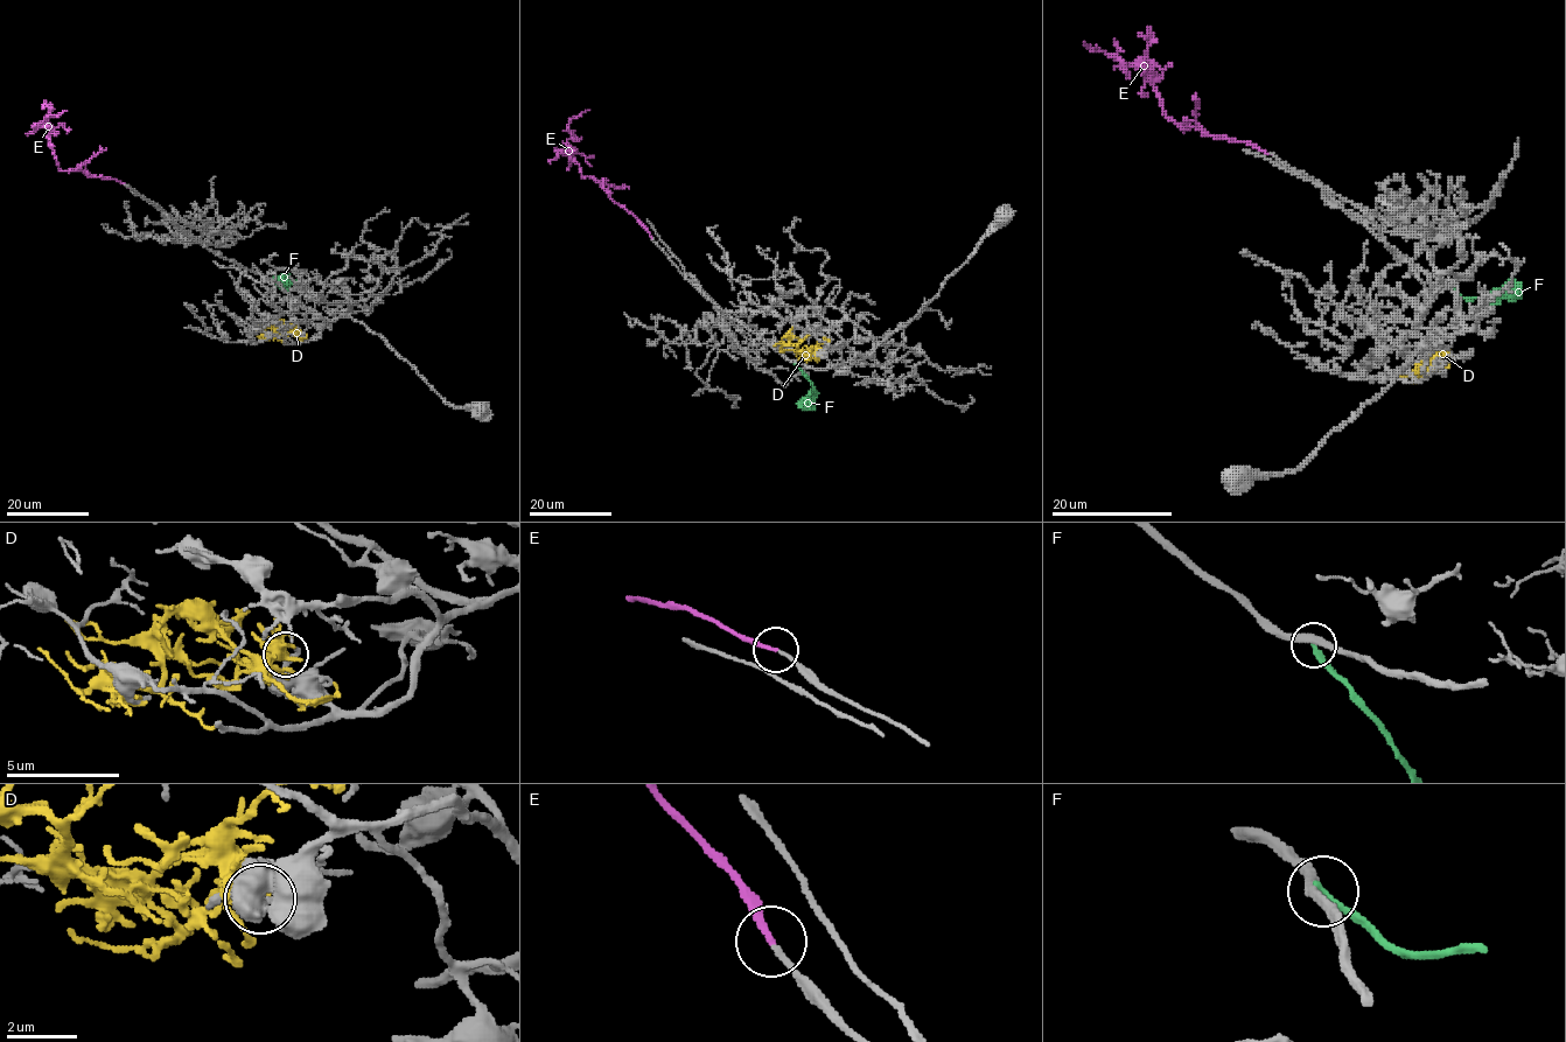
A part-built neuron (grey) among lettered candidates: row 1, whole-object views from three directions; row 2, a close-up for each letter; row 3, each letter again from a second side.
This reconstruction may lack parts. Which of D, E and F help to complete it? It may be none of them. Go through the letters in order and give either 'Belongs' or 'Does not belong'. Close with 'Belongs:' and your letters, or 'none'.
D: Does not belong
E: Belongs
F: Does not belong
Belongs: E

